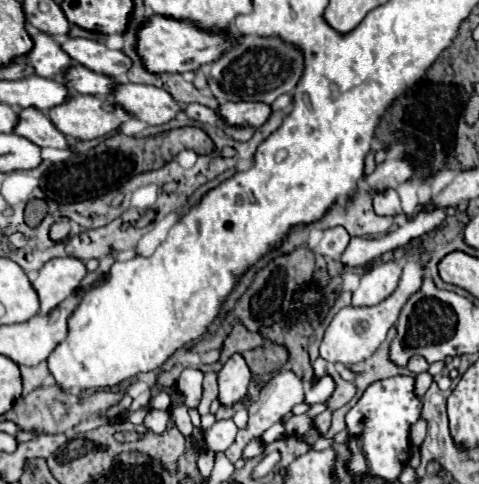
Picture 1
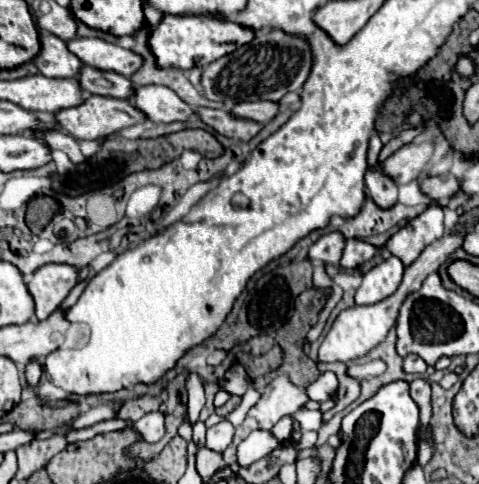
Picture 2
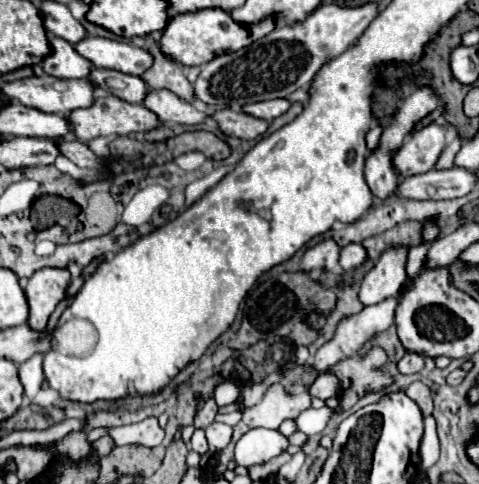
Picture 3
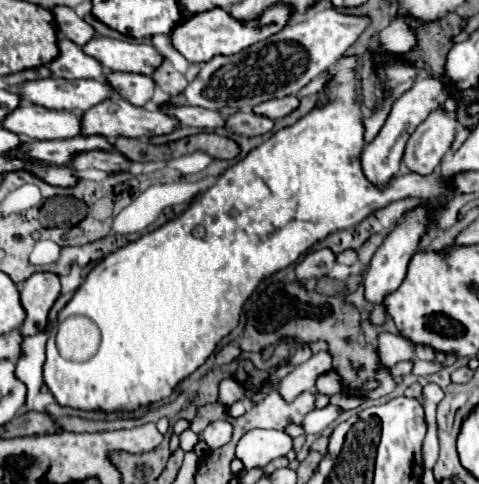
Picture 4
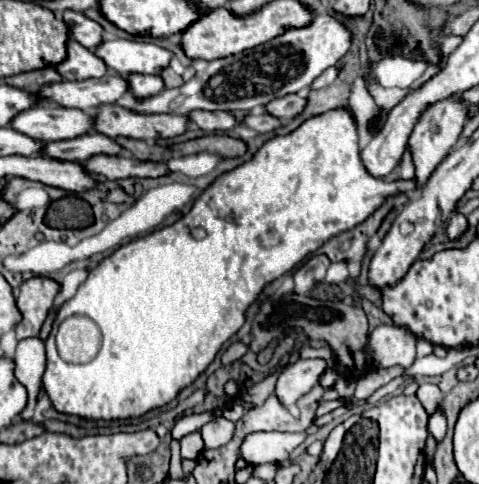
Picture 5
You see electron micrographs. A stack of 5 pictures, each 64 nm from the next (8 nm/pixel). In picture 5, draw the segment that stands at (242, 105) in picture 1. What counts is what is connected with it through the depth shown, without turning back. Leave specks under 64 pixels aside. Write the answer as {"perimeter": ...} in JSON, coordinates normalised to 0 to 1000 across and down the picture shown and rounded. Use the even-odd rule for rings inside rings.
{"perimeter":[[[601,194],[601,198],[593,198],[593,202],[576,202],[576,207],[559,211],[555,227],[559,227],[564,240],[576,240],[580,248],[601,252],[601,248],[610,248],[618,236],[630,231],[635,215],[639,215],[639,202],[635,202],[630,194]]]}

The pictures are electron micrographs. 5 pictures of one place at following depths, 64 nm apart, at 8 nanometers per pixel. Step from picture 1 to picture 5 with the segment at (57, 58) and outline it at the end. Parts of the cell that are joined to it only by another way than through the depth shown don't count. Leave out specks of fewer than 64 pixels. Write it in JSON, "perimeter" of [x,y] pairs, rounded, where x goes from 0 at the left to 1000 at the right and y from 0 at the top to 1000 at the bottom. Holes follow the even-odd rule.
{"perimeter":[[[142,83],[142,116],[134,132],[113,136],[134,165],[180,165],[180,161],[213,161],[221,153],[221,132],[184,99],[163,91],[159,83]]]}

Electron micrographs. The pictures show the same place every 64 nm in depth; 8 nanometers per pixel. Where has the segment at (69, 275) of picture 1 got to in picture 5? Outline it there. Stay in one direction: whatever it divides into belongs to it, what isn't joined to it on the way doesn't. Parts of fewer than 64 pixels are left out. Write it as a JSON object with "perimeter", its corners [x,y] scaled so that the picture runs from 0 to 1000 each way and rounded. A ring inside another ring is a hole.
{"perimeter":[[[71,570],[42,591],[38,636],[46,645],[46,665],[33,674],[38,702],[79,694],[121,595],[121,583],[96,570]]]}

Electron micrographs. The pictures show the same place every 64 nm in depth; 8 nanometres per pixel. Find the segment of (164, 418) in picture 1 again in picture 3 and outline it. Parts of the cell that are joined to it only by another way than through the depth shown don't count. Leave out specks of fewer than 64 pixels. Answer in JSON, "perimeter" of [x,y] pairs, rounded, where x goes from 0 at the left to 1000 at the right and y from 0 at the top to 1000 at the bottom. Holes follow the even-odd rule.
{"perimeter":[[[313,860],[296,872],[246,880],[230,888],[230,901],[238,905],[242,921],[259,917],[301,917],[301,921],[330,921],[338,913],[338,884],[330,876],[330,864]]]}

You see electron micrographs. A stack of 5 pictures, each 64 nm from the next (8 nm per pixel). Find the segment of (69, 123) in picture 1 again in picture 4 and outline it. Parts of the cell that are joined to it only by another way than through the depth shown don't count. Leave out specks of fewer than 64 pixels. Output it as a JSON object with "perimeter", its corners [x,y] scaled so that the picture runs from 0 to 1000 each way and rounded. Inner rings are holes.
{"perimeter":[[[246,194],[234,198],[234,207],[213,207],[196,223],[171,236],[175,264],[167,264],[171,281],[217,281],[217,285],[246,285],[246,281],[267,281],[267,285],[296,285],[296,281],[322,281],[322,277],[351,277],[363,269],[372,256],[363,244],[347,240],[334,227],[305,227],[288,223],[263,207],[255,207]]]}

